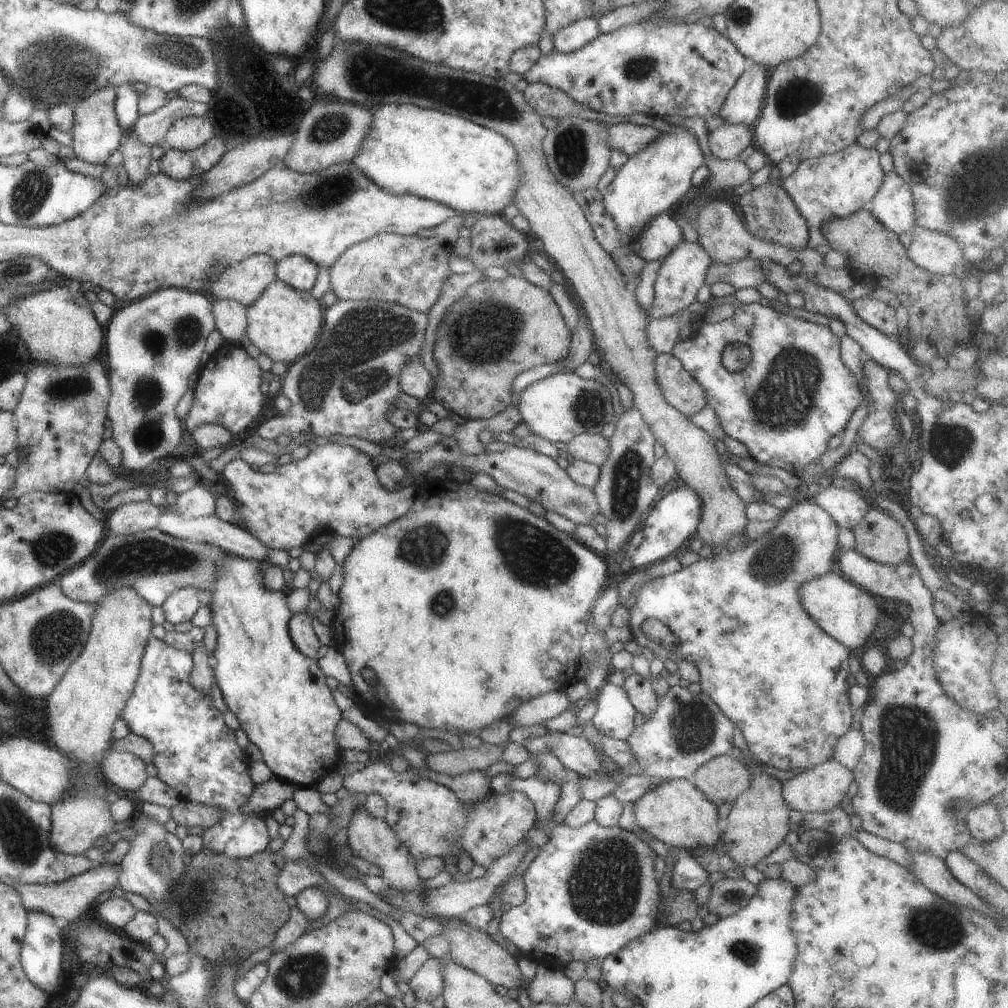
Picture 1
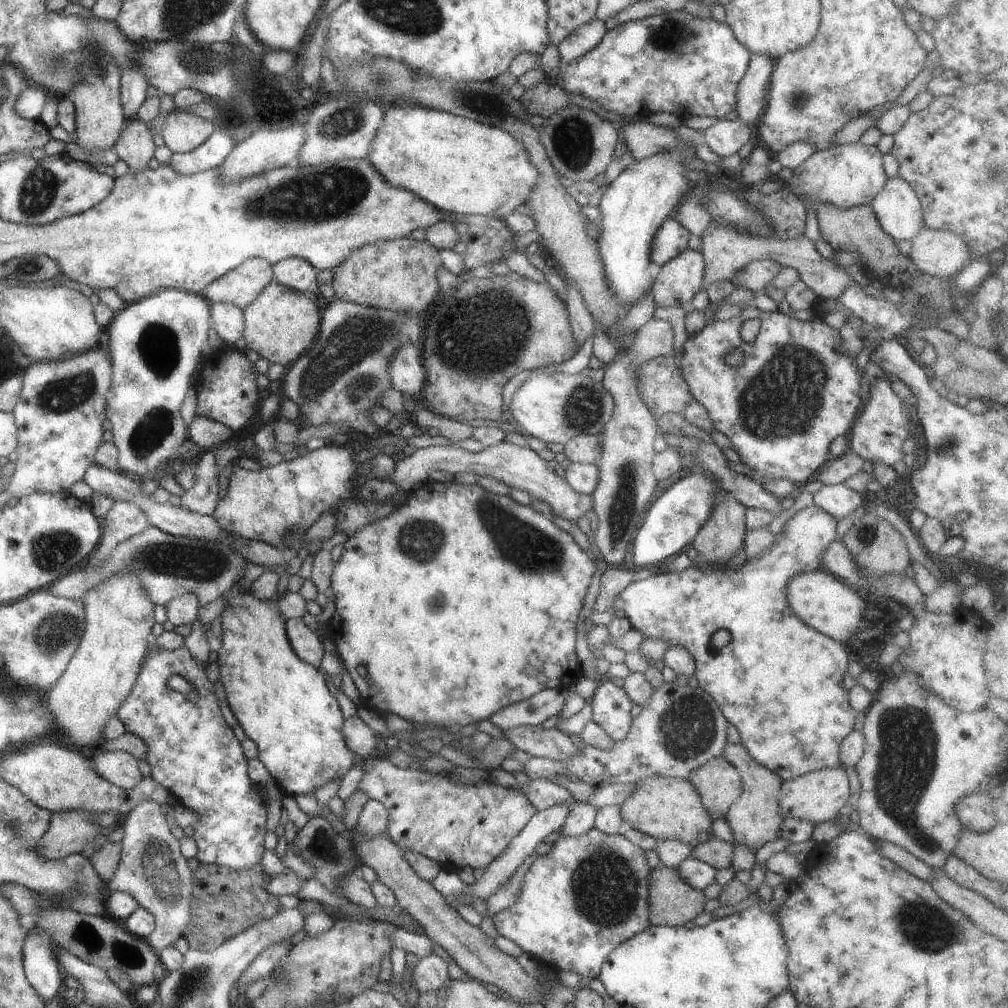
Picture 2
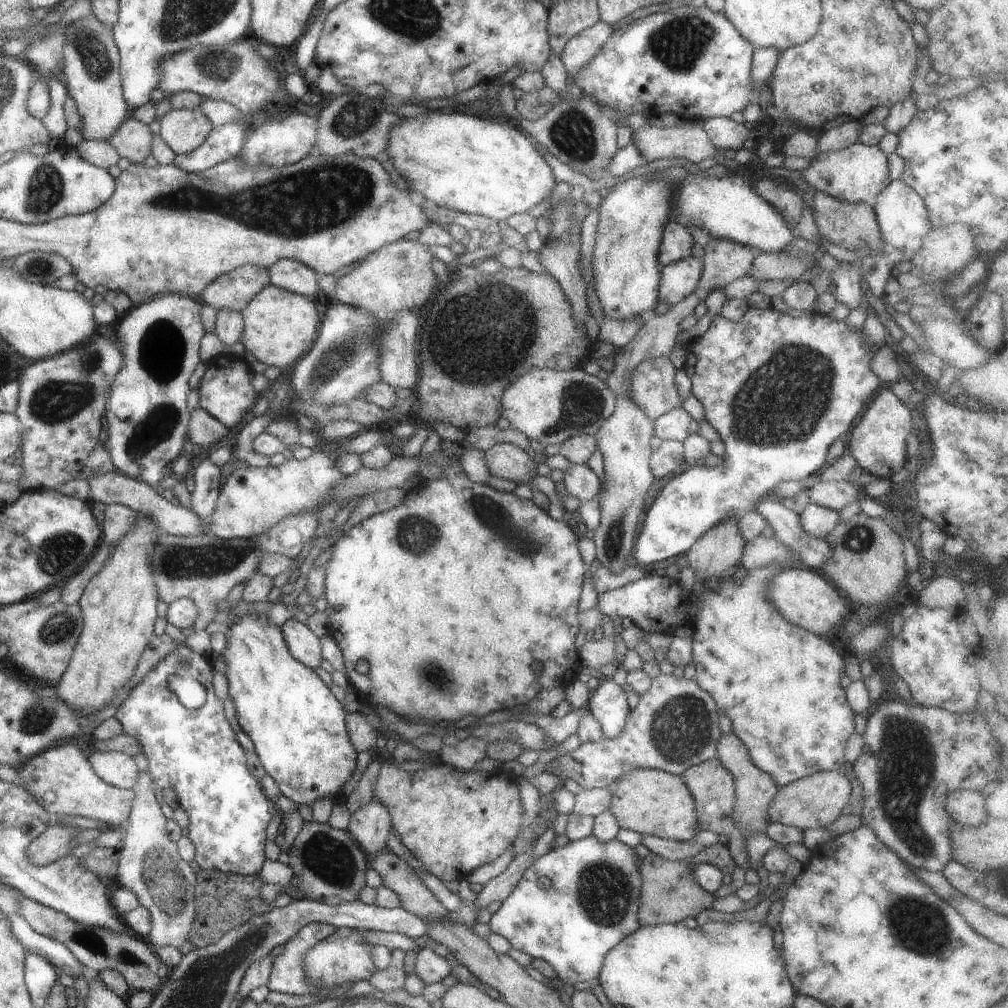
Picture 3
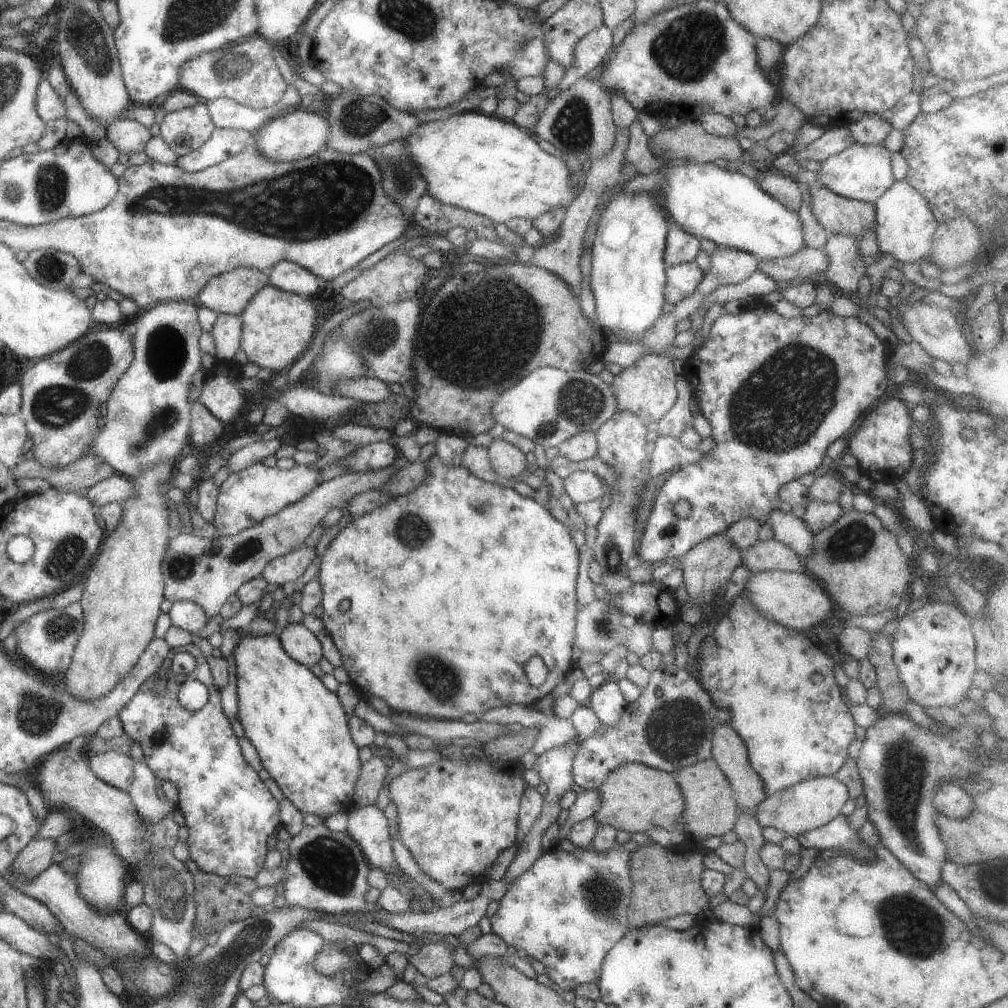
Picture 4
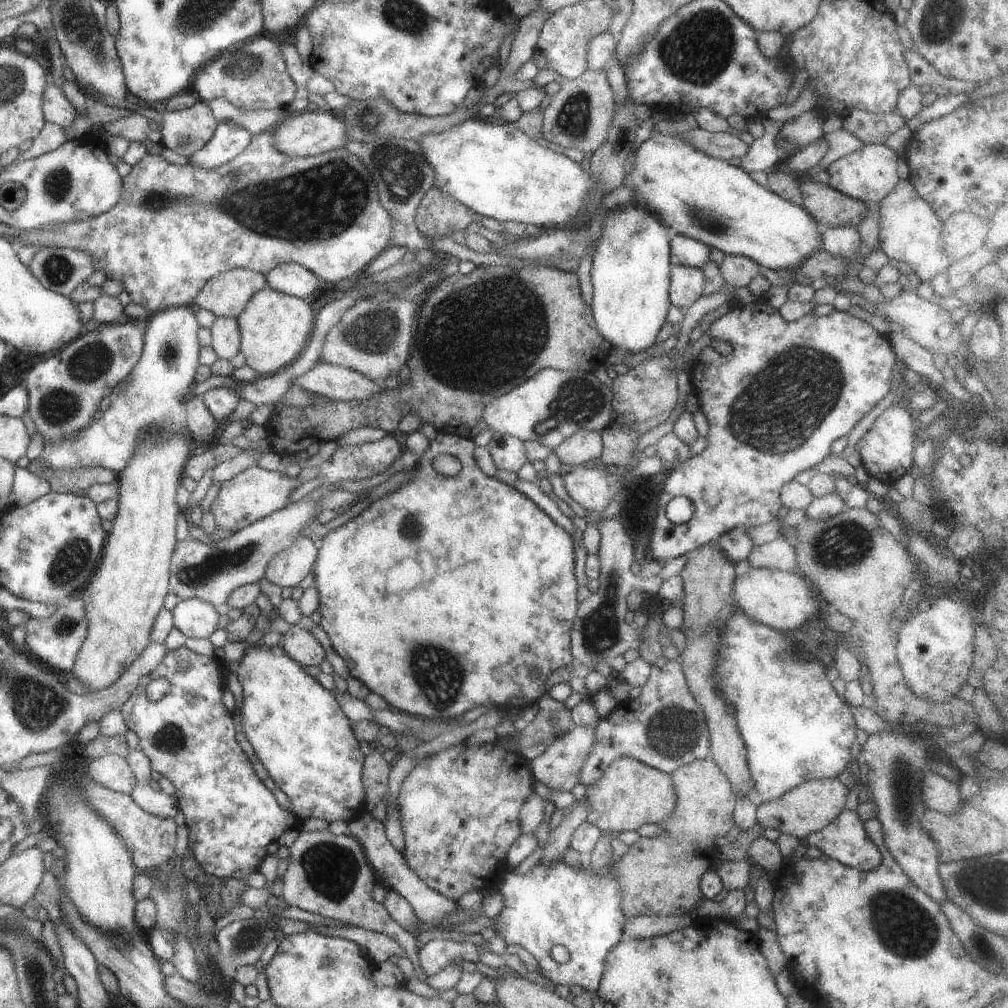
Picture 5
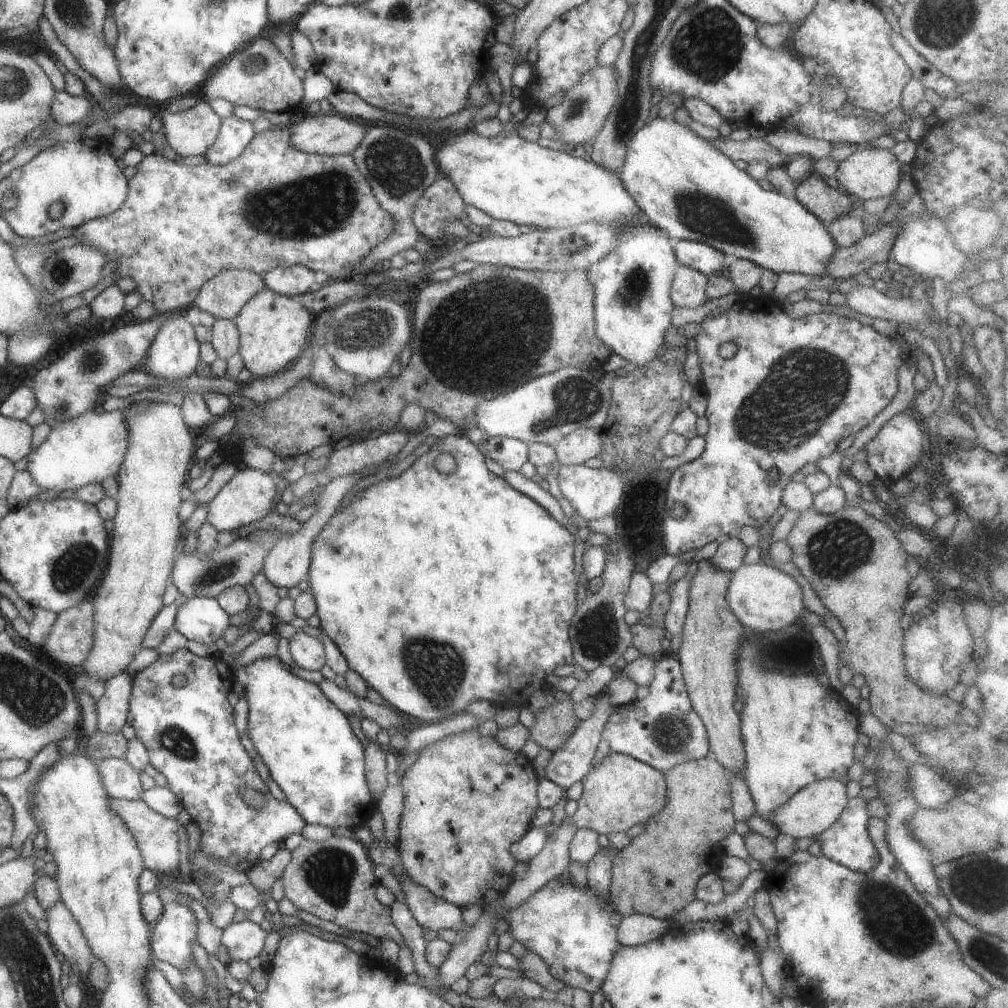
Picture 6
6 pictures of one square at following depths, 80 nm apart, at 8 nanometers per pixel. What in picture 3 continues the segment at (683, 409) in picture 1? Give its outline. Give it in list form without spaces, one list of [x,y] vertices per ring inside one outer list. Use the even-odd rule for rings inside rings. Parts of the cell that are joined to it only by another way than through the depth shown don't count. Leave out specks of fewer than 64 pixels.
[[[649,357],[642,360],[629,375],[629,396],[652,421],[664,412],[681,406],[682,400],[673,383],[675,371],[667,357]]]

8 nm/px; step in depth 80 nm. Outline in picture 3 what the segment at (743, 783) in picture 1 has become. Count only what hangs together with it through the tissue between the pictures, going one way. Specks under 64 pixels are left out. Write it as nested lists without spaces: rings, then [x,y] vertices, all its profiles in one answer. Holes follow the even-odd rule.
[[[713,756],[689,767],[680,774],[680,779],[689,789],[694,800],[698,830],[714,832],[717,836],[720,835],[720,832],[728,834],[733,856],[738,862],[741,862],[741,851],[745,846],[741,834],[731,818],[734,805],[734,780],[729,771]]]

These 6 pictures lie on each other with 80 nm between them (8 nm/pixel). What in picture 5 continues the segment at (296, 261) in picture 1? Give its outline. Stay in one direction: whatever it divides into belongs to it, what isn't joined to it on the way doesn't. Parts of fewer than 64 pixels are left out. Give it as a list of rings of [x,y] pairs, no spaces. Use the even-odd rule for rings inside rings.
[[[294,263],[275,266],[264,275],[264,280],[269,289],[301,299],[313,296],[324,284],[309,270]]]

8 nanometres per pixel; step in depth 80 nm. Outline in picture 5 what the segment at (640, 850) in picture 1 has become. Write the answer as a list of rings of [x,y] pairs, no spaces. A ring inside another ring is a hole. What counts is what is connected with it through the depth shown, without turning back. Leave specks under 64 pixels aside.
[[[583,861],[583,867],[571,868],[561,862],[551,864],[535,864],[523,875],[516,875],[511,869],[501,875],[497,890],[503,896],[501,911],[493,918],[494,932],[501,936],[507,945],[516,944],[527,951],[537,961],[539,973],[553,982],[560,991],[568,986],[579,986],[583,991],[595,993],[601,974],[605,970],[605,958],[609,950],[620,942],[621,930],[625,918],[619,906],[619,890],[613,878],[611,867],[601,872],[589,872]],[[553,946],[563,946],[567,950],[565,962],[551,959],[550,950]]]

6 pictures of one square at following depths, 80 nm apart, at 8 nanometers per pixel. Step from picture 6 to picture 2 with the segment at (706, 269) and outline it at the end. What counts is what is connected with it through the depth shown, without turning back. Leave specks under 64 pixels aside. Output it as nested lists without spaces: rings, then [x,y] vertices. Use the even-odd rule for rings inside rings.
[[[664,218],[650,242],[649,260],[661,266],[666,260],[687,248],[689,232],[673,218]]]

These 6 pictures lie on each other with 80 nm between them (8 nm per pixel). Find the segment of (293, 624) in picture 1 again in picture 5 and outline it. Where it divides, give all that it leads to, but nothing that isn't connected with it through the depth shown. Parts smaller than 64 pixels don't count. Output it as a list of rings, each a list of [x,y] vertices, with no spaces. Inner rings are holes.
[[[290,625],[289,630],[280,636],[284,654],[301,668],[317,667],[325,656],[324,649],[307,630]]]

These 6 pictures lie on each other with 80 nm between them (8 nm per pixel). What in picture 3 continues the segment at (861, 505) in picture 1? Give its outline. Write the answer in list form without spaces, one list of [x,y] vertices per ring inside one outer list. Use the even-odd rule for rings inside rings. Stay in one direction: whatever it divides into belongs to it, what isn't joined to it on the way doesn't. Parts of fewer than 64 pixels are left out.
[[[849,481],[817,482],[809,488],[809,503],[813,503],[837,512],[849,502],[858,500],[862,492]]]

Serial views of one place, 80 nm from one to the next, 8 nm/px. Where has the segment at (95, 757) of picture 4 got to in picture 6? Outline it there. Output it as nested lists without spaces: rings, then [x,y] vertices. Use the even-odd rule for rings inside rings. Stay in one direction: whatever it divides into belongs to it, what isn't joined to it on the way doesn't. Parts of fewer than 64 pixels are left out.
[[[124,758],[97,761],[97,772],[105,794],[119,800],[140,800],[143,788],[139,771],[131,768]]]

